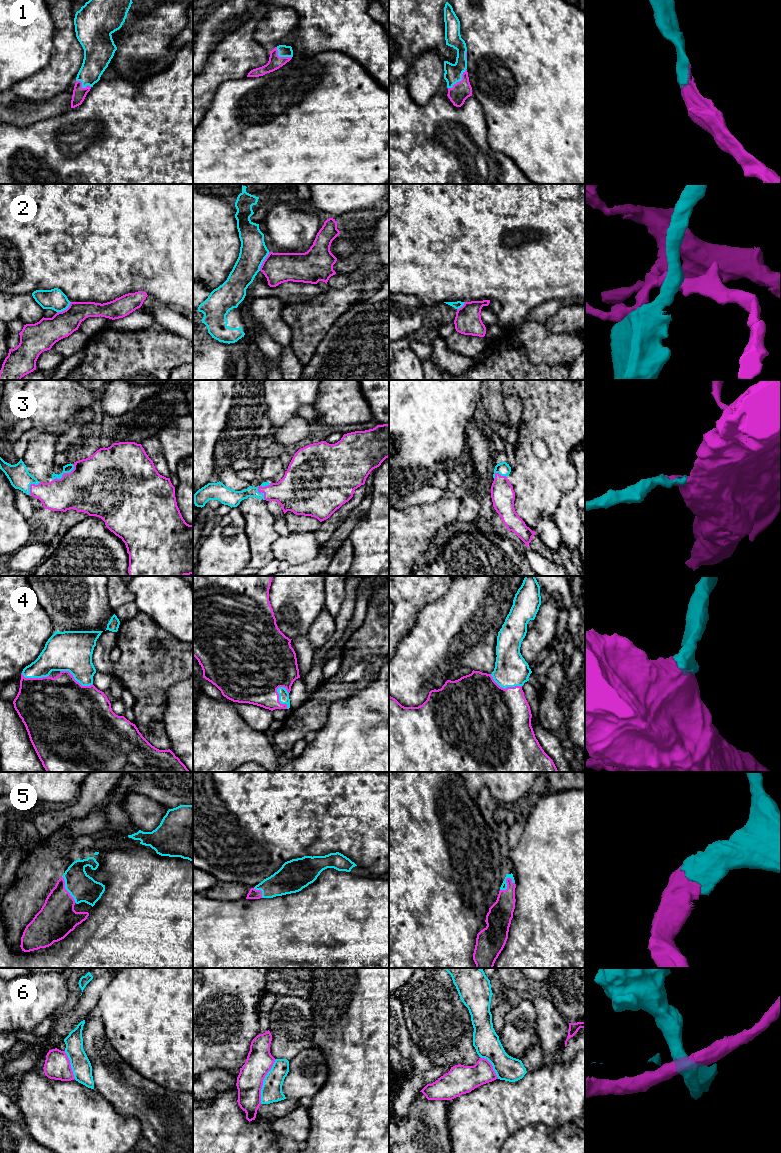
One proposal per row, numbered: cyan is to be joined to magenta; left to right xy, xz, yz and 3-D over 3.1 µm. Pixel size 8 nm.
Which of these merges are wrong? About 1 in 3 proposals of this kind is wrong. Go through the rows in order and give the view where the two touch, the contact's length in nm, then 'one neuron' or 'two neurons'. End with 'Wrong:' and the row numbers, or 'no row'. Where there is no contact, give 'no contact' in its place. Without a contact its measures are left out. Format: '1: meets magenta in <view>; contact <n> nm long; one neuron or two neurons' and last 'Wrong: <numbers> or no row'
1: meets magenta in yz; contact 220 nm long; one neuron
2: meets magenta in xz; contact 170 nm long; two neurons
3: meets magenta in xy; contact 220 nm long; one neuron
4: meets magenta in xz; contact 200 nm long; one neuron
5: meets magenta in yz; contact 140 nm long; one neuron
6: meets magenta in xz; contact 380 nm long; two neurons
Wrong: 2, 6

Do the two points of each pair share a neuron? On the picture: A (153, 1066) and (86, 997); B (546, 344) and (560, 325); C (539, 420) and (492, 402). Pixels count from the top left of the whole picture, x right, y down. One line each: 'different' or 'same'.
A: different
B: different
C: different

